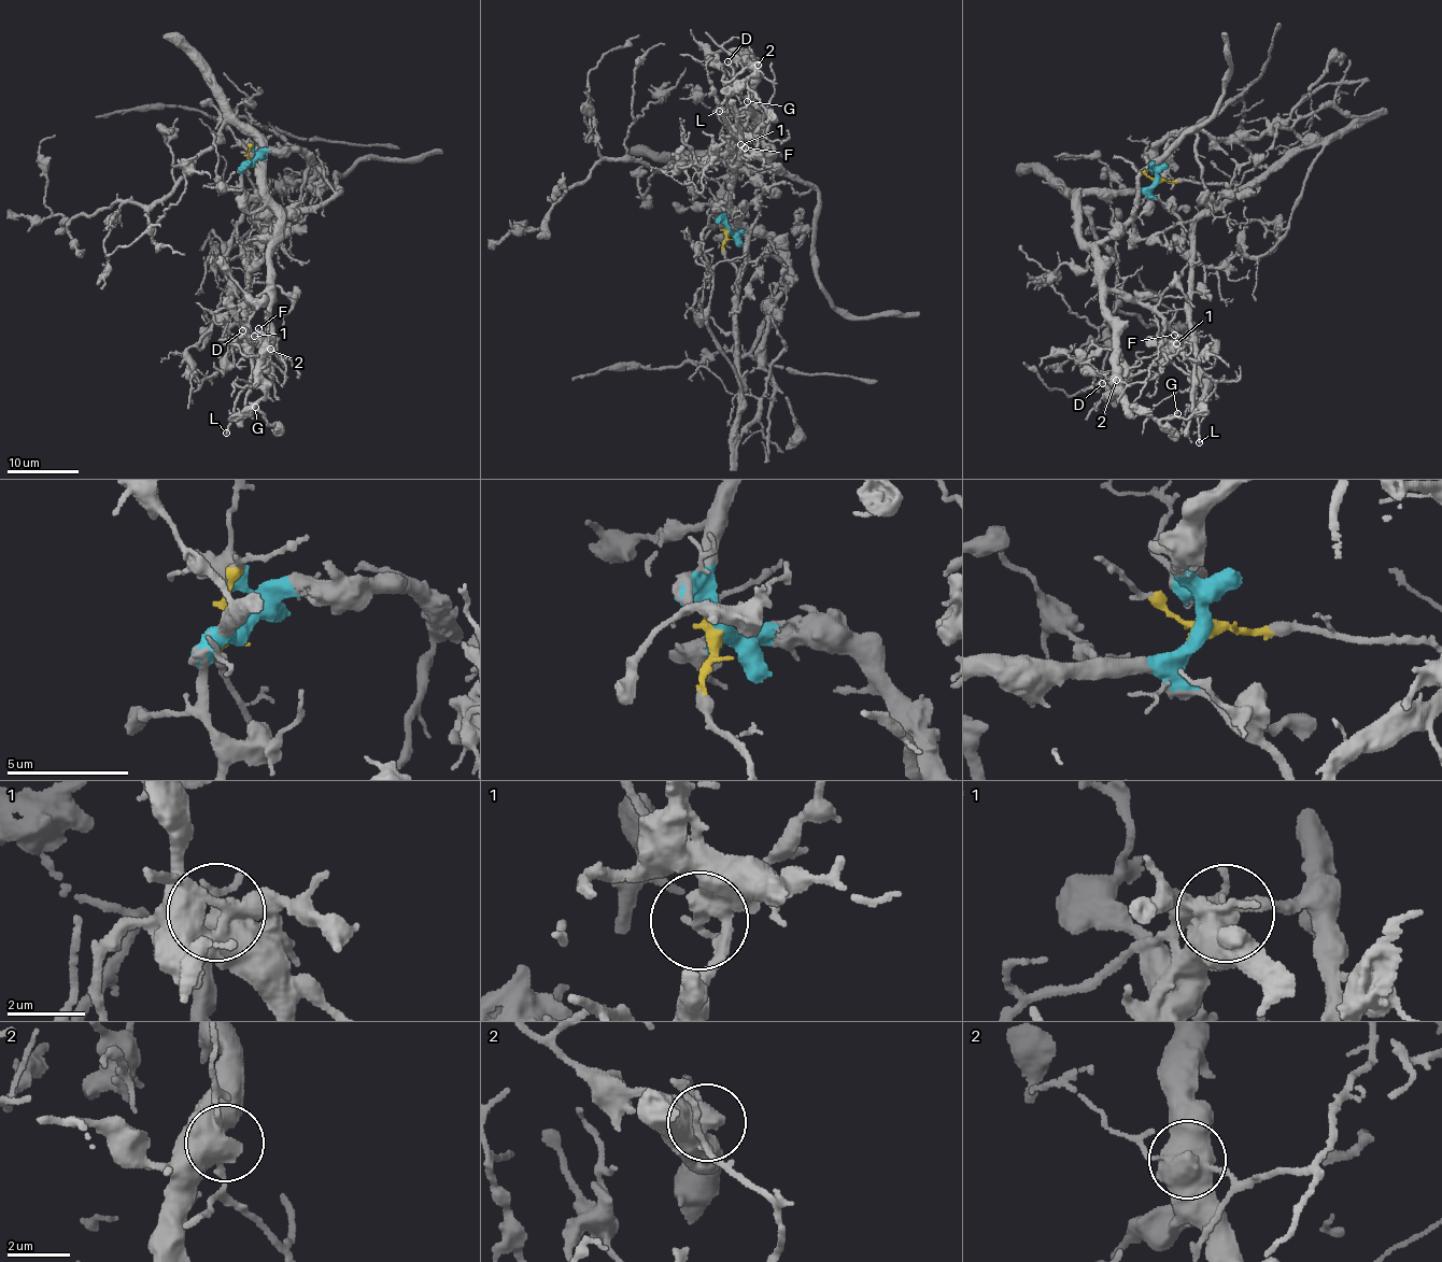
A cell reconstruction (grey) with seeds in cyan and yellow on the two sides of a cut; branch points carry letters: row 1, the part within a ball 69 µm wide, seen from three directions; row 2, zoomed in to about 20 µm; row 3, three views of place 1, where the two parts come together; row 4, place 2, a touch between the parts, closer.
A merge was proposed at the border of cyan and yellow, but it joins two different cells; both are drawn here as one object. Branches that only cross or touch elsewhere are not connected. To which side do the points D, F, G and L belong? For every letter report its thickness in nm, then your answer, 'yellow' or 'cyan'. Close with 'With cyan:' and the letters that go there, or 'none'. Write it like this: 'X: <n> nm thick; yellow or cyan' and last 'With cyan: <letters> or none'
D: 180 nm thick; cyan
F: 110 nm thick; yellow
G: 180 nm thick; cyan
L: 220 nm thick; yellow
With cyan: D, G

